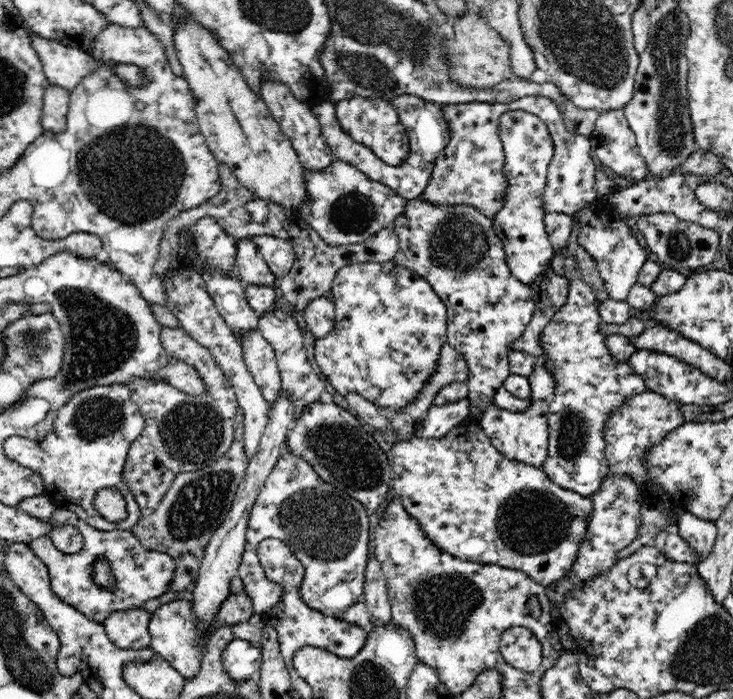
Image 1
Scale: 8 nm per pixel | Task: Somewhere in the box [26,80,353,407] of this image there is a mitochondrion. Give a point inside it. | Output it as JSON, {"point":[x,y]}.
{"point":[133,174]}

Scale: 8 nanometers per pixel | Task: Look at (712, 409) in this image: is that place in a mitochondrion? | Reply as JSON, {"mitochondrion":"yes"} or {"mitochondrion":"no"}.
{"mitochondrion":"no"}

